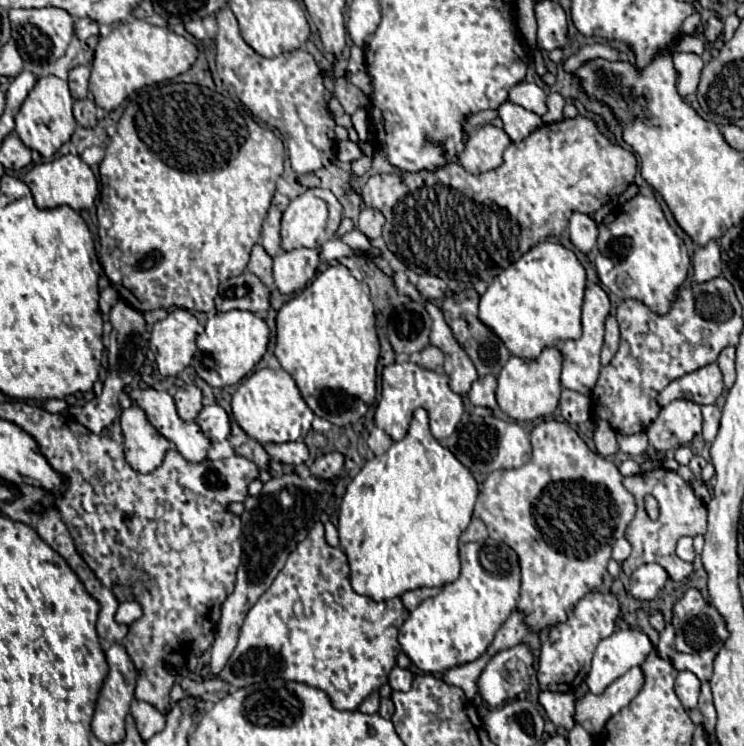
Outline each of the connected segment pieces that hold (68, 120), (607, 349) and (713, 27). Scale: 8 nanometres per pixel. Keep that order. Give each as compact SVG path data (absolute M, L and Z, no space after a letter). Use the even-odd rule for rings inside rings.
M57 76L39 78L33 90L27 94L25 102L21 104L21 110L15 116L15 124L15 132L27 148L37 150L45 158L51 158L65 142L69 142L77 126L73 118L73 98L69 94L67 82Z
M611 314L605 322L607 326L607 332L605 332L605 344L603 344L603 352L601 352L601 364L605 366L613 354L617 352L617 346L619 346L619 326L617 326L617 318L615 314Z
M711 16L707 22L705 22L705 28L703 28L703 38L713 44L717 42L717 38L723 34L723 20L717 18L717 16Z

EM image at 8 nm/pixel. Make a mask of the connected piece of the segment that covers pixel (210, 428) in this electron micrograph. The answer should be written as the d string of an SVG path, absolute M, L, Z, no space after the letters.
M205 406L199 416L197 416L197 424L201 426L203 434L211 440L211 442L221 442L225 438L231 436L231 422L227 412L219 406Z

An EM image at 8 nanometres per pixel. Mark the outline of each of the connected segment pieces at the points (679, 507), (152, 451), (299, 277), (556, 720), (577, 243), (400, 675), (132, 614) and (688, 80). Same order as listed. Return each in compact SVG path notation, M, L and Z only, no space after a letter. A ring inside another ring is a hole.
M657 468L651 472L641 472L641 474L623 478L623 484L637 500L637 514L635 514L633 522L627 526L627 534L625 534L625 538L633 546L631 556L623 562L625 574L633 574L633 570L637 570L637 566L657 562L669 572L671 580L687 578L693 572L693 566L675 554L675 546L677 546L677 540L683 536L695 538L697 534L705 534L707 508L705 508L703 500L695 496L689 482L685 482L677 472L671 472L665 468ZM647 496L653 496L659 502L659 518L655 522L649 520L647 510L645 510Z
M137 404L121 412L121 428L125 436L125 458L137 472L147 474L161 466L171 442L151 426L147 414Z
M299 248L291 252L281 252L273 258L273 276L279 292L293 294L303 290L309 280L315 278L315 272L321 264L319 250Z
M541 690L539 692L539 702L541 702L547 716L557 728L571 730L575 726L575 722L573 722L575 696L573 694L553 694L553 692Z
M575 212L571 216L571 222L569 222L569 234L571 234L571 242L577 250L581 252L591 252L591 248L597 244L597 234L599 234L599 228L595 224L593 218L589 218L587 214L579 214Z
M395 666L389 674L389 686L393 690L409 690L411 682L413 682L413 674L409 670L399 668L399 666Z
M131 600L131 602L121 602L121 606L119 606L117 614L115 614L115 620L129 626L129 624L135 622L137 618L141 618L141 614L143 614L141 604L137 604L137 602L133 602L133 600Z
M675 54L673 56L675 70L677 70L677 90L681 96L689 96L697 92L699 80L701 80L701 70L703 70L703 60L697 54Z

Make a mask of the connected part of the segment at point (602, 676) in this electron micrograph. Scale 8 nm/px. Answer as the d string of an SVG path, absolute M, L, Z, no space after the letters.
M619 630L599 642L585 682L593 694L603 694L603 690L631 666L639 666L651 654L651 650L653 644L641 630Z

